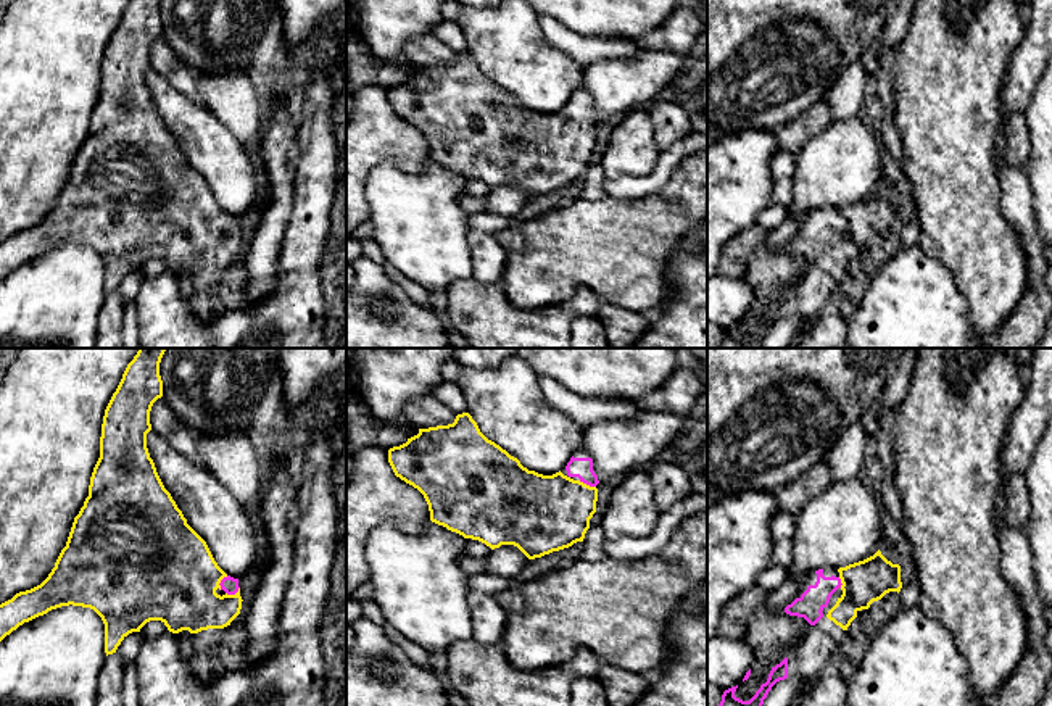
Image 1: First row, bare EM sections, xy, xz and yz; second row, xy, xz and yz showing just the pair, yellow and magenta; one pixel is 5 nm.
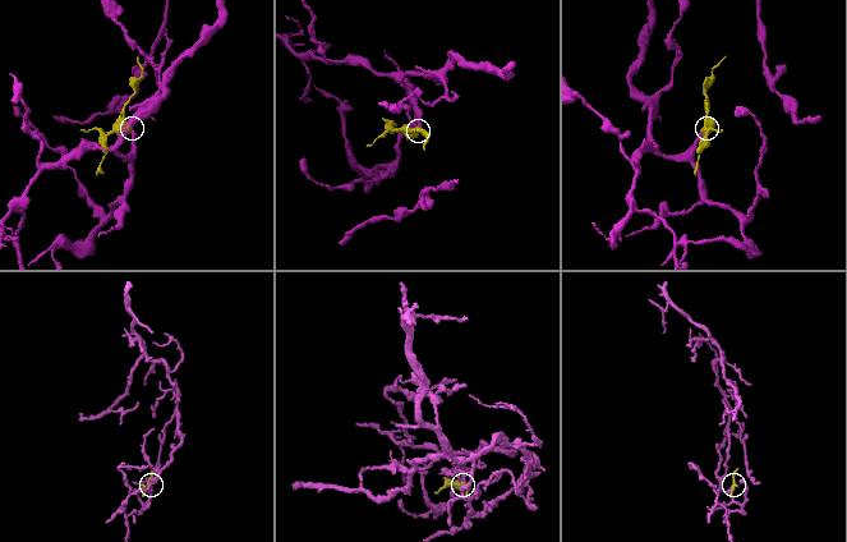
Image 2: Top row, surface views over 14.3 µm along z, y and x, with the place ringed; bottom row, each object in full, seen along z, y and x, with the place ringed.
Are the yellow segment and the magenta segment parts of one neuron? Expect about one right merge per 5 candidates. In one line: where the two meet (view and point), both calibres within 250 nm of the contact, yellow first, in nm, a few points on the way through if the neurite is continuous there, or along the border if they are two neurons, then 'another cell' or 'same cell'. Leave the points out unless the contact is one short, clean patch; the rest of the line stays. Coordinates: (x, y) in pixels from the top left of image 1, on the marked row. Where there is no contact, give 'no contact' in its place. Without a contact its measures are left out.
contact xz (585, 484); calibres 380 and 110 nm; way xz (545, 513), (563, 506), (585, 484), (582, 468); same cell

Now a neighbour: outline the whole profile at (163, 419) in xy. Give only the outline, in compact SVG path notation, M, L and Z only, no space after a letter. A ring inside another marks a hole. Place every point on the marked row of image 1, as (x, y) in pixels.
M163 397L158 398L151 406L150 424L153 432L168 440L185 458L203 464L195 437L187 430L185 424L169 408Z

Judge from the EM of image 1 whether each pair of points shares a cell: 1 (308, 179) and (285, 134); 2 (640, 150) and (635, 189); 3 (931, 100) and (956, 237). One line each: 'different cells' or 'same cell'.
1: different cells
2: different cells
3: same cell

